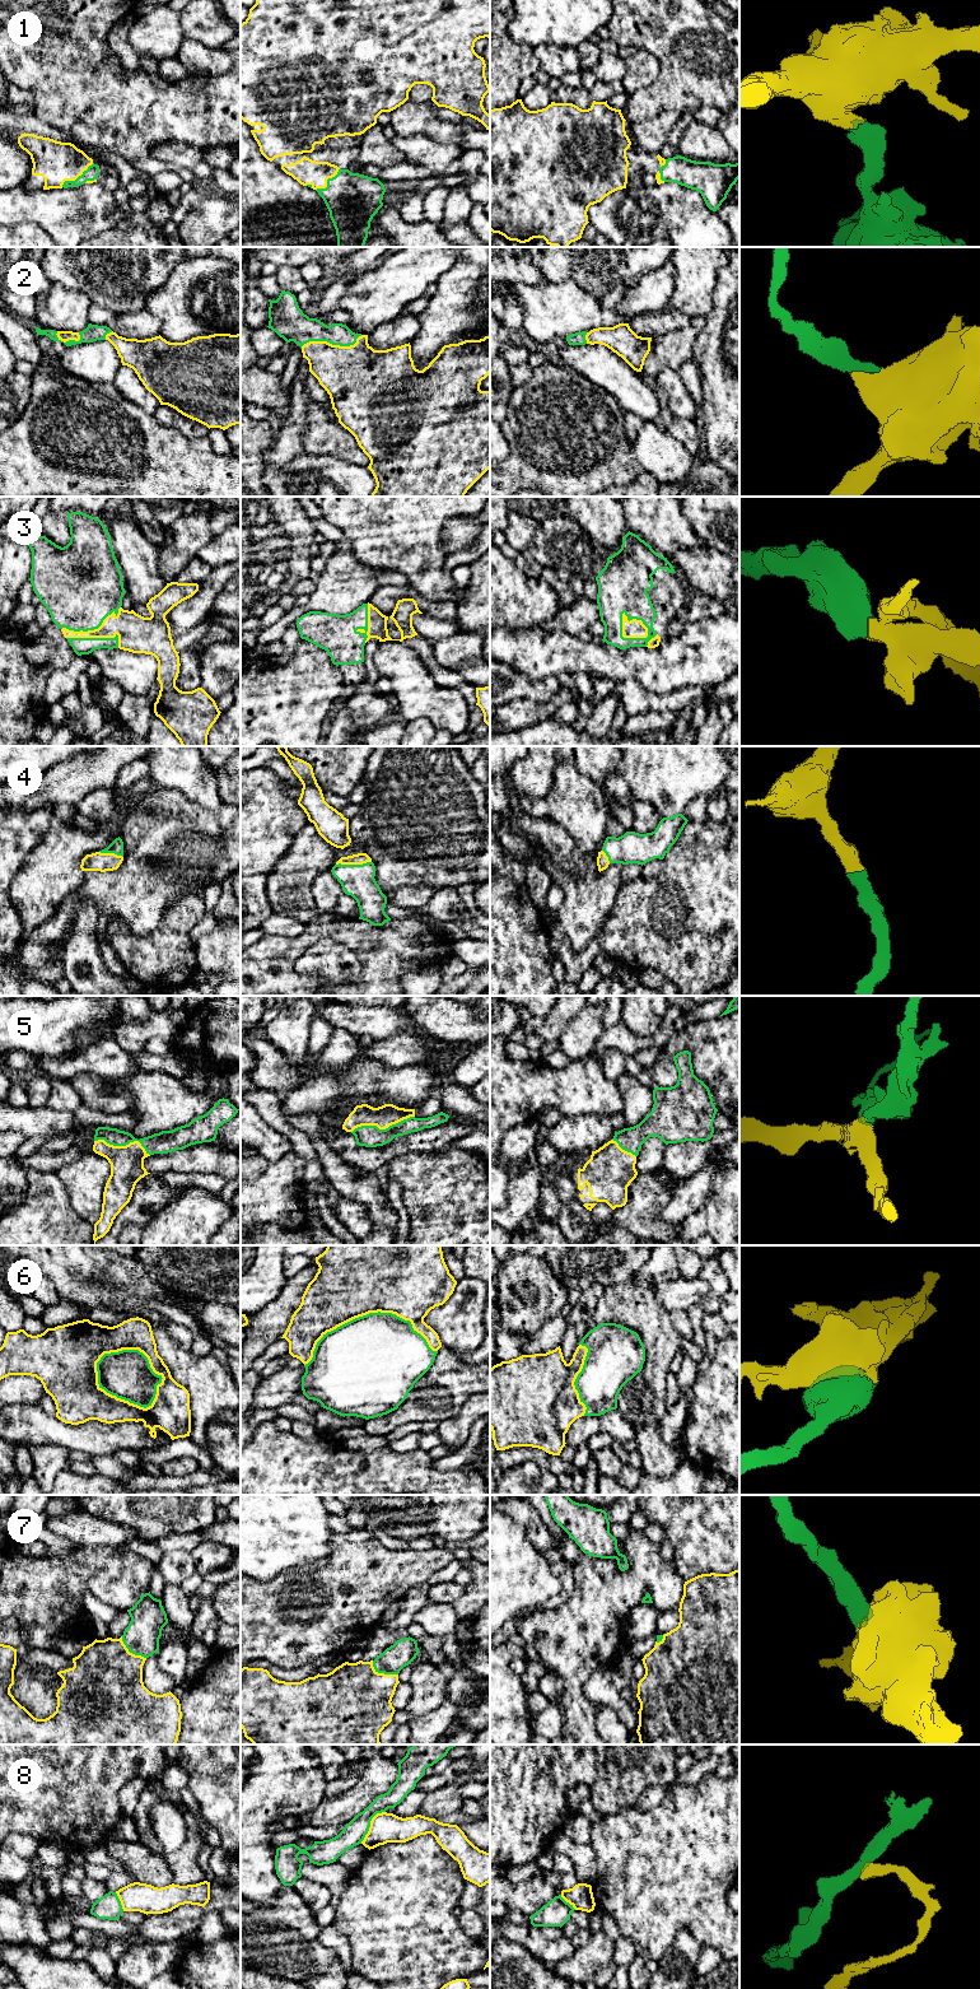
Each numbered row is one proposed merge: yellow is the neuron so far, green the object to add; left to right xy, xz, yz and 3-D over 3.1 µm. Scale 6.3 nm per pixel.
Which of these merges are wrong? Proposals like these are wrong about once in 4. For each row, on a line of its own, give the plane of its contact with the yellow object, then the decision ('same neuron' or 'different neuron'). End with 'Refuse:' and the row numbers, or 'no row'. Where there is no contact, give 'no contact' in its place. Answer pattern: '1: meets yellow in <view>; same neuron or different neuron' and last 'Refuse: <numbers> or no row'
1: meets yellow in xy; same neuron
2: meets yellow in xz; same neuron
3: meets yellow in yz; same neuron
4: meets yellow in xz; same neuron
5: meets yellow in xz; same neuron
6: meets yellow in xy; same neuron
7: meets yellow in xz; same neuron
8: meets yellow in xz; different neuron
Refuse: 8

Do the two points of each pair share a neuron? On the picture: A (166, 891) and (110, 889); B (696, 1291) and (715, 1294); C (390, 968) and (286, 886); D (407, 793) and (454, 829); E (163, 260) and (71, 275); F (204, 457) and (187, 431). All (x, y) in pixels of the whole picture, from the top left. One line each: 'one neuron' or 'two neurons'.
A: one neuron
B: two neurons
C: two neurons
D: one neuron
E: one neuron
F: two neurons

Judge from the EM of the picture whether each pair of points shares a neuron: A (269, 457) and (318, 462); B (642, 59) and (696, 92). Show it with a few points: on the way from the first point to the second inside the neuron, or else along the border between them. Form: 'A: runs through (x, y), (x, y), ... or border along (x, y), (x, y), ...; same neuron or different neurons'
A: border along (304, 451), (285, 469); different neurons
B: border along (639, 47), (658, 60), (659, 74), (638, 89); different neurons

